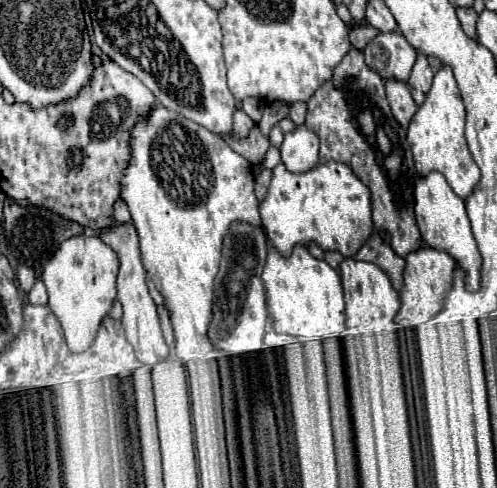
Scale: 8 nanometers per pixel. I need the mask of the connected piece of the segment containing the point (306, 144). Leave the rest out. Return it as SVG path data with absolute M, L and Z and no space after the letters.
M298 126L294 132L284 136L280 146L280 160L288 172L308 172L318 164L318 136L306 126Z

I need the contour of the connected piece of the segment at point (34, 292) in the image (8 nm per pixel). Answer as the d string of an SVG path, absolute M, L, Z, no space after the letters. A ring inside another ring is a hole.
M38 278L36 284L32 286L32 290L28 292L28 302L30 304L46 304L48 302L48 296L46 296L46 288L44 288L44 282Z

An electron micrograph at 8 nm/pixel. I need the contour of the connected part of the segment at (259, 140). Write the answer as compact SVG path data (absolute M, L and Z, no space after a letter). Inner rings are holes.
M258 126L250 132L248 138L244 138L244 140L228 140L228 144L230 144L230 148L234 148L234 152L242 154L242 156L248 158L252 164L264 160L266 152L268 152L268 148L270 148L268 138L260 132Z

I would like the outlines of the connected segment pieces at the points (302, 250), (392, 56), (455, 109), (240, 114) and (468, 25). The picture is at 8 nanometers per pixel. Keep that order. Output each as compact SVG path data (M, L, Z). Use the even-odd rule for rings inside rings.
M294 246L288 258L280 256L276 248L270 248L262 272L262 282L266 288L268 318L274 332L310 340L340 338L344 334L346 316L340 274L324 260L316 260L314 256L310 256L306 246Z
M380 32L364 48L364 60L382 76L382 80L406 82L416 60L416 50L400 32Z
M442 66L434 76L434 84L426 96L426 102L416 110L408 126L408 143L412 148L418 176L424 178L432 170L444 174L454 194L460 196L462 200L466 200L472 194L472 190L480 180L480 168L476 166L466 146L464 122L466 122L466 110L460 98L460 90L456 88L454 74L448 66Z
M236 108L236 112L234 112L234 132L232 132L232 138L244 138L244 136L248 136L248 132L254 126L256 126L254 120L242 108Z
M458 8L456 14L460 18L460 24L462 24L466 36L476 38L476 20L478 20L478 14L472 8Z

